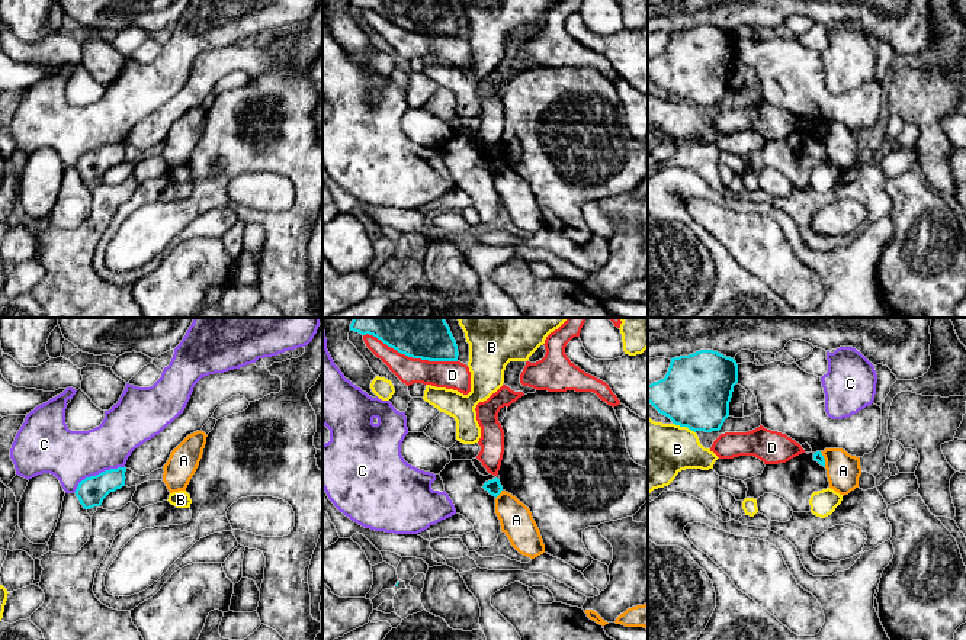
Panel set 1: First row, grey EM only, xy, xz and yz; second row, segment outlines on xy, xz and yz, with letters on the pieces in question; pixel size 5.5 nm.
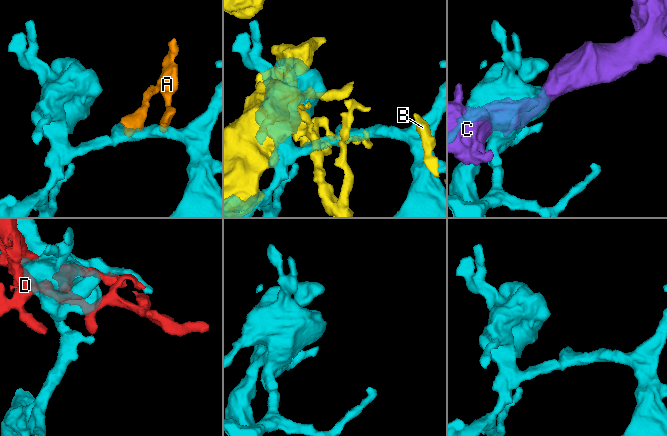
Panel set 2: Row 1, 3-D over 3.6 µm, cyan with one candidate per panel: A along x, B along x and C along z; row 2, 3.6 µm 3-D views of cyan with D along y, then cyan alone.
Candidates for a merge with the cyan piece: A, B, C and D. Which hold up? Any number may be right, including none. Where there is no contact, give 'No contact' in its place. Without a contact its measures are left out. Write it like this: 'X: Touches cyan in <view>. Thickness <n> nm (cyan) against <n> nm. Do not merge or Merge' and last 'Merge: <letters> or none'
A: Touches cyan in xz. Thickness 90 nm (cyan) against 180 nm. Do not merge
B: Touches cyan in yz. Thickness 380 nm (cyan) against 380 nm. Do not merge
C: Touches cyan in xy. Thickness 160 nm (cyan) against 280 nm. Do not merge
D: Touches cyan in xz. Thickness 200 nm (cyan) against 160 nm. Do not merge
Merge: none

